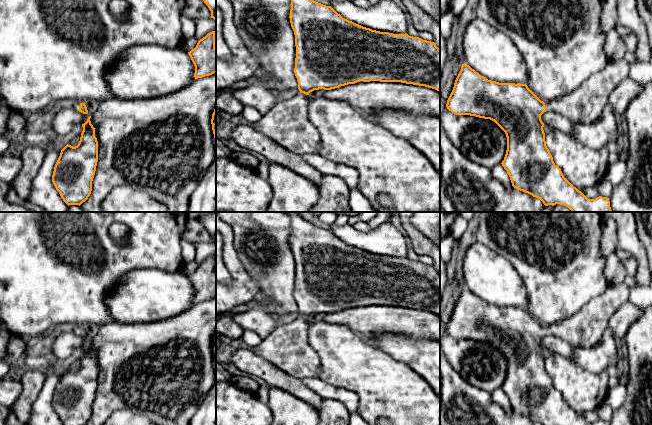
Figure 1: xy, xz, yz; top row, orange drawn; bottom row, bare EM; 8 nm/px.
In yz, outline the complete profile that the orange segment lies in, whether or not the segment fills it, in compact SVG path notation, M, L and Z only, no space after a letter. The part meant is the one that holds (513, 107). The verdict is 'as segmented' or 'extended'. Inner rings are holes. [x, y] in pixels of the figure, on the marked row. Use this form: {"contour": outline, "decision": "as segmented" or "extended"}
{"contour": "M624 59L609 60L605 68L591 75L578 89L558 99L544 103L526 84L499 83L481 76L466 63L455 80L446 107L456 115L470 115L494 121L506 134L507 150L502 166L512 186L540 199L545 206L564 205L572 212L611 212L607 197L588 199L574 187L554 163L546 146L541 115L552 111L574 124L592 124L604 111L611 92L627 77L630 64Z", "decision": "extended"}

